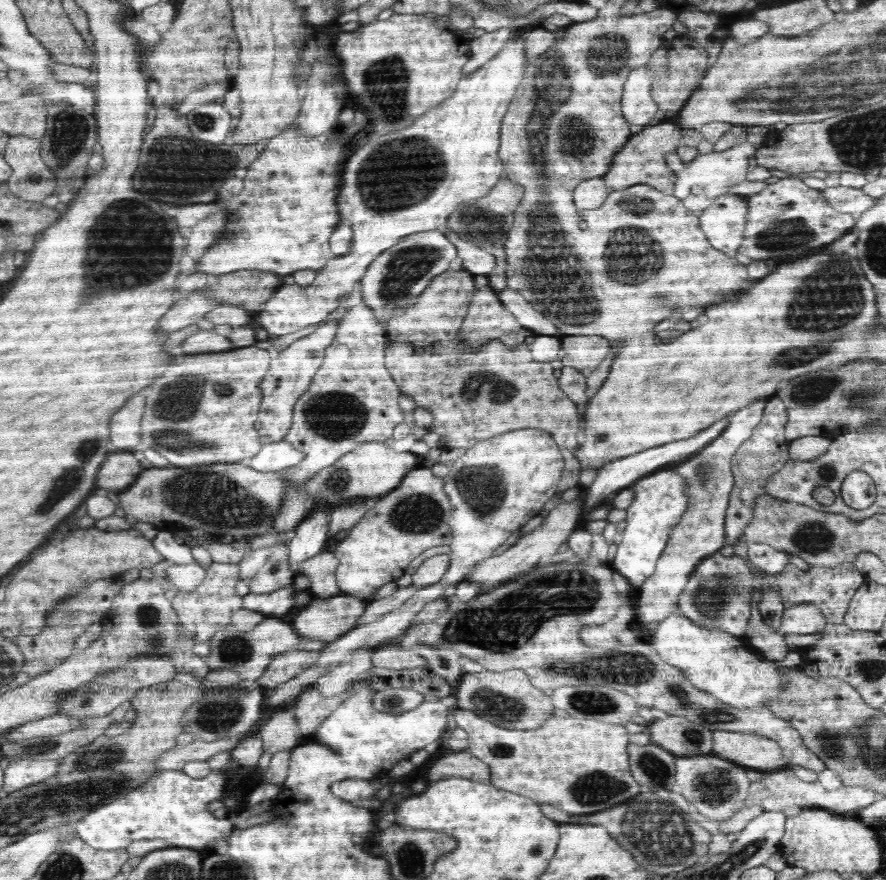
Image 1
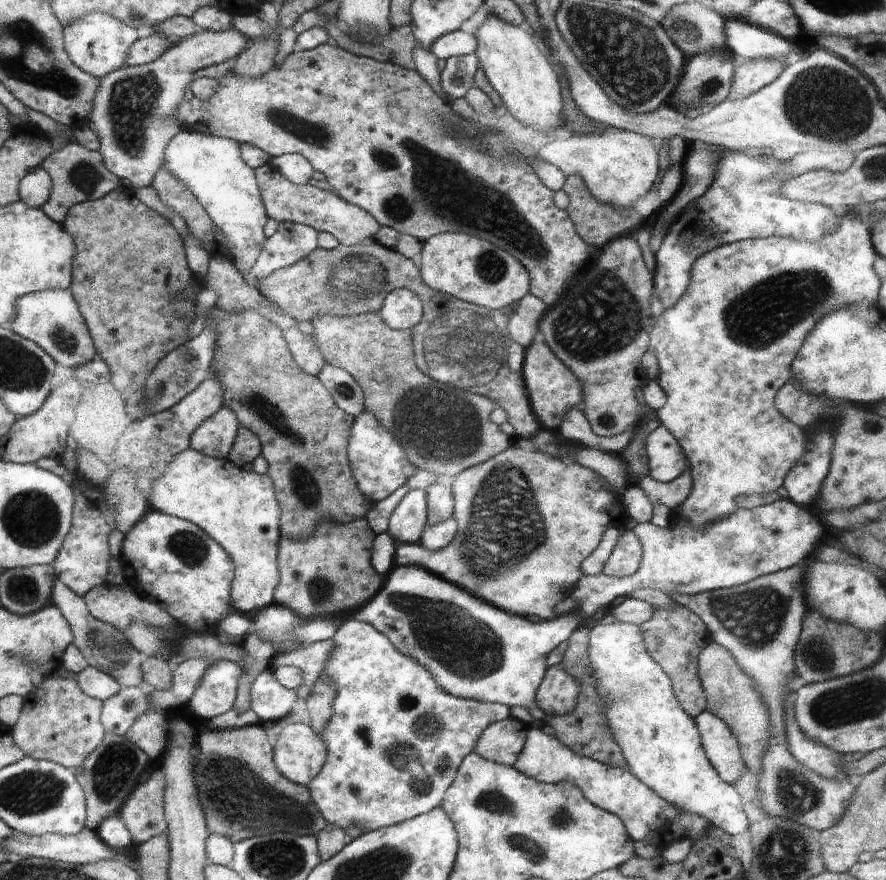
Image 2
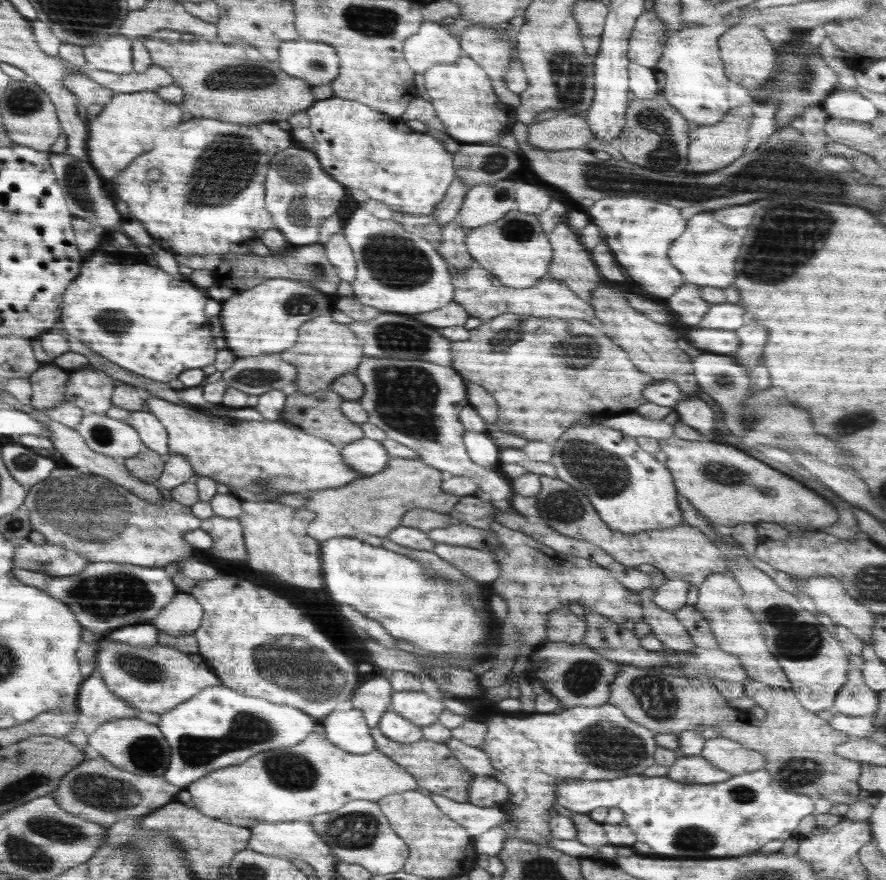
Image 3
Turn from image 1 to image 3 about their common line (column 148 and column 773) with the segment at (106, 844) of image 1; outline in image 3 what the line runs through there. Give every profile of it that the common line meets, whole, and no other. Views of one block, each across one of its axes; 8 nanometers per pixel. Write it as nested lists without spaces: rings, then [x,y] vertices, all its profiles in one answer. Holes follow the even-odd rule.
[[[766,769],[732,776],[714,784],[684,784],[668,777],[642,775],[621,776],[614,780],[566,779],[552,785],[558,804],[579,814],[587,815],[596,808],[620,808],[626,827],[636,834],[636,841],[648,844],[656,854],[676,858],[726,858],[754,854],[766,842],[794,837],[800,821],[814,814],[814,800],[809,796],[792,792],[778,784]]]

